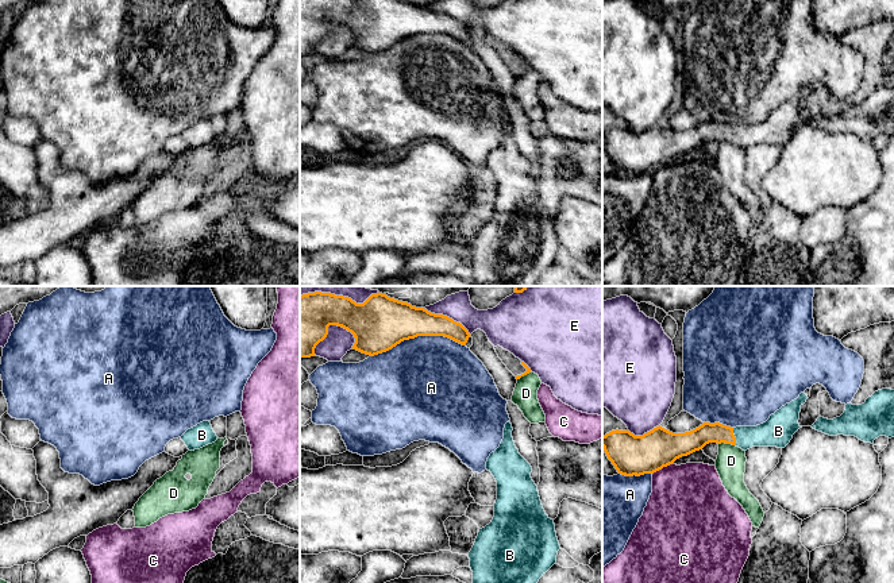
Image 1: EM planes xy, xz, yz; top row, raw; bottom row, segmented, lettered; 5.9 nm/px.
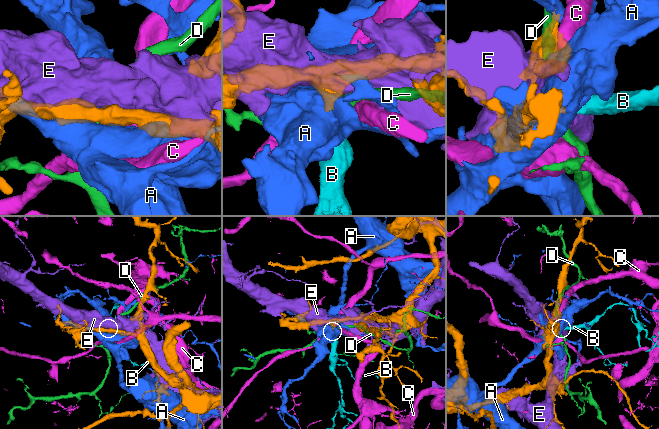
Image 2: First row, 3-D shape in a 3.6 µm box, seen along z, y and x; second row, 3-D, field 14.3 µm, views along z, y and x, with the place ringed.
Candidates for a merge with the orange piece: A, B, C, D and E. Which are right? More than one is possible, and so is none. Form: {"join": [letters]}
{"join": ["B"]}

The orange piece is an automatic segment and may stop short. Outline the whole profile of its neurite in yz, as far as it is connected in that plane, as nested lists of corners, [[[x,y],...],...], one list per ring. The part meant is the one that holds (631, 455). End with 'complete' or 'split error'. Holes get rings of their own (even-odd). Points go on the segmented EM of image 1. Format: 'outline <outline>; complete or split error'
outline [[[801,393],[756,426],[731,428],[720,422],[704,422],[690,432],[673,433],[659,425],[643,436],[616,429],[602,436],[602,448],[617,472],[625,476],[654,474],[709,443],[732,444],[743,451],[752,447],[785,448],[802,428],[798,420],[806,399],[808,395]]]; split error

